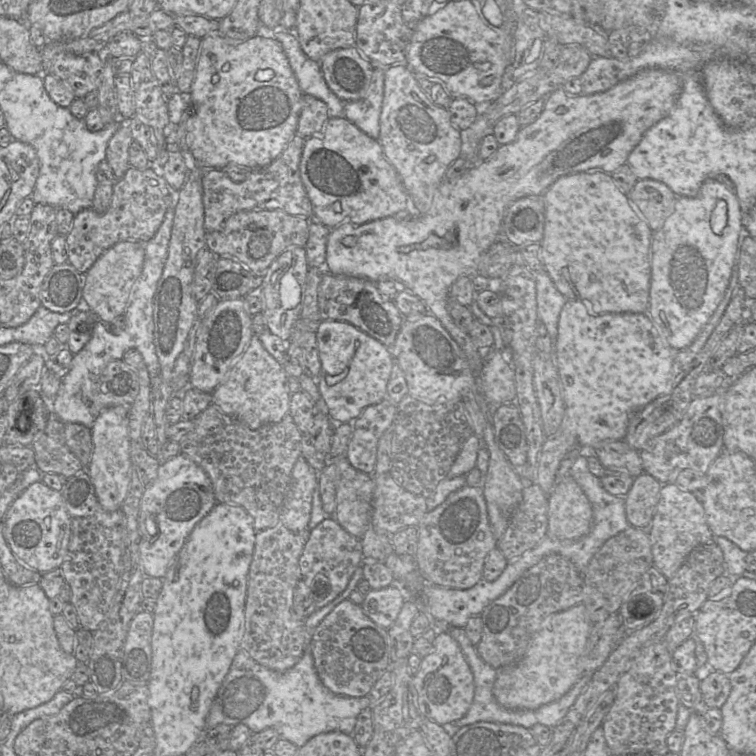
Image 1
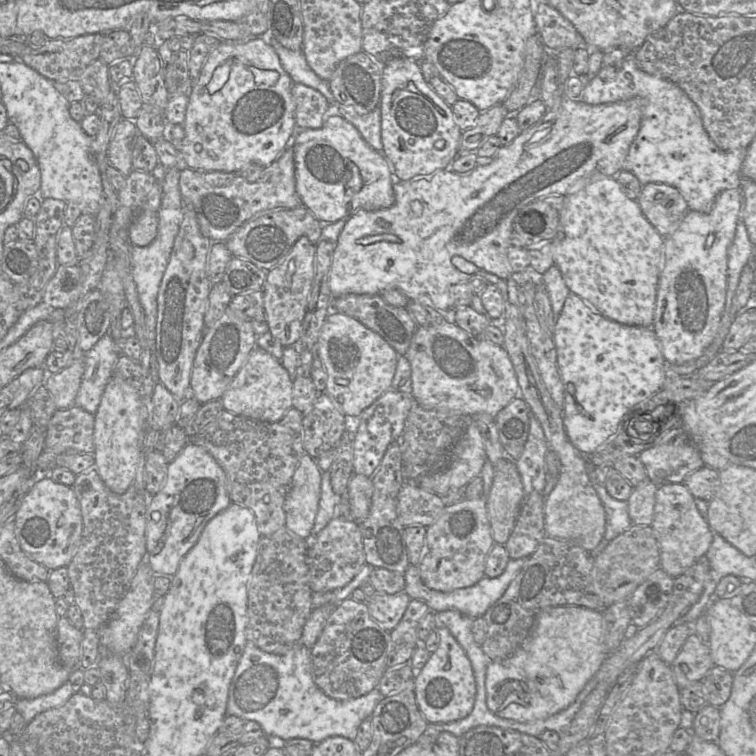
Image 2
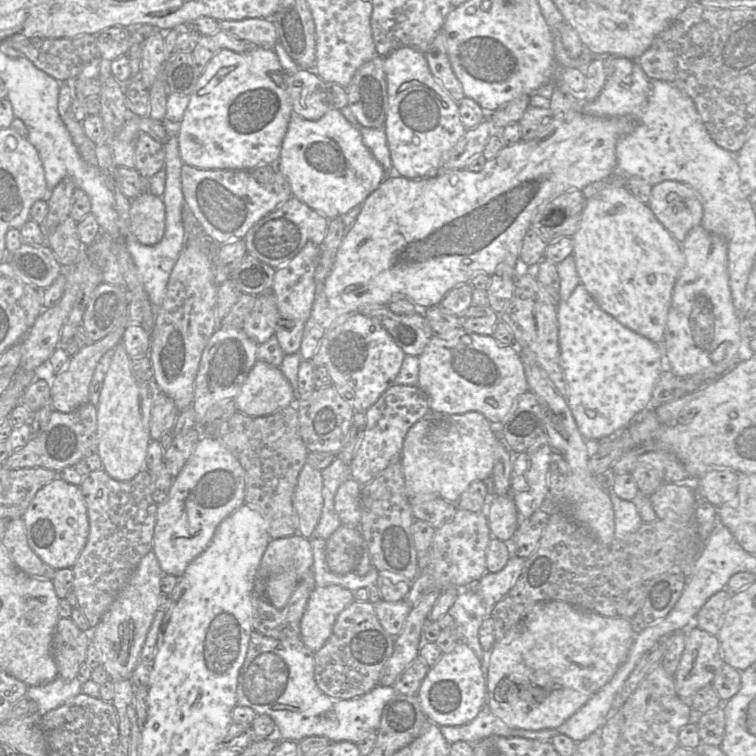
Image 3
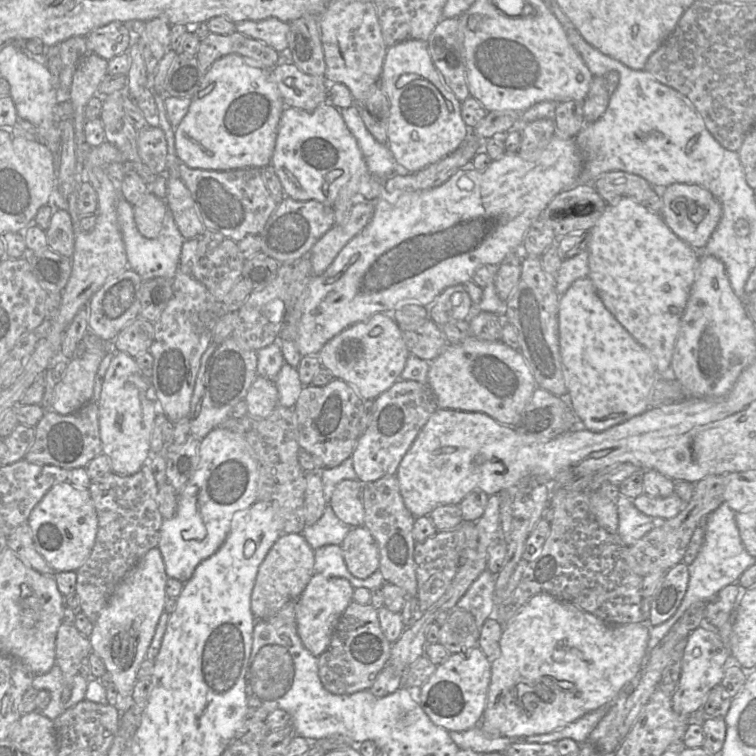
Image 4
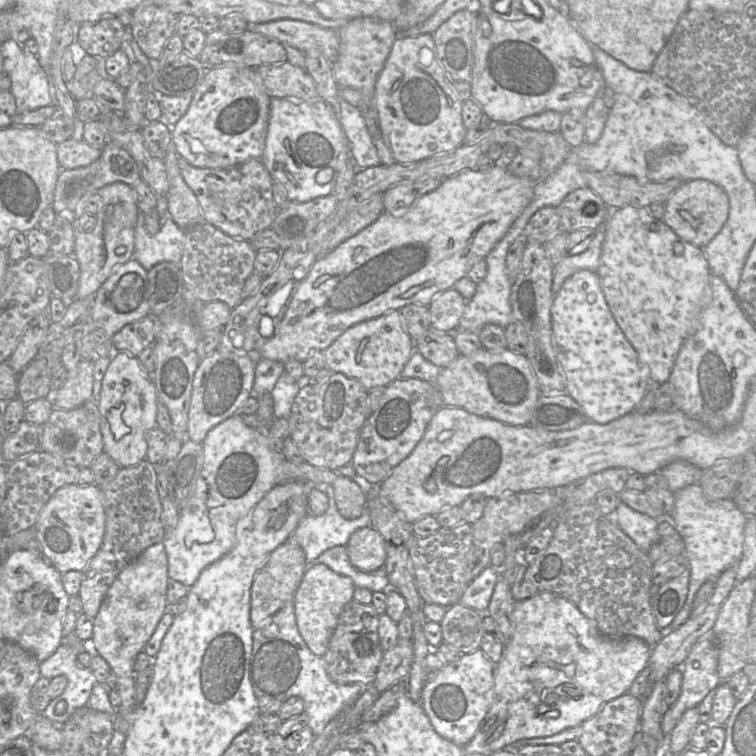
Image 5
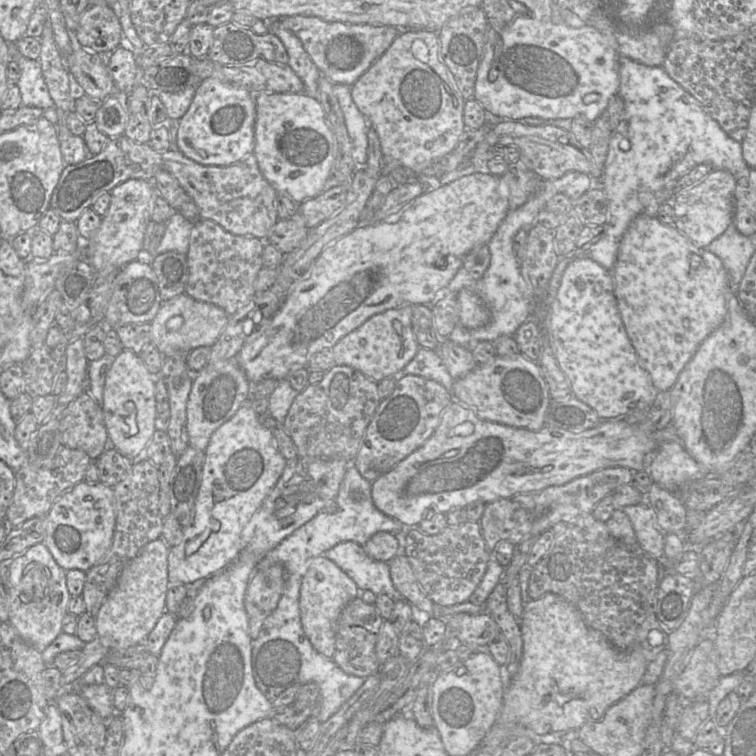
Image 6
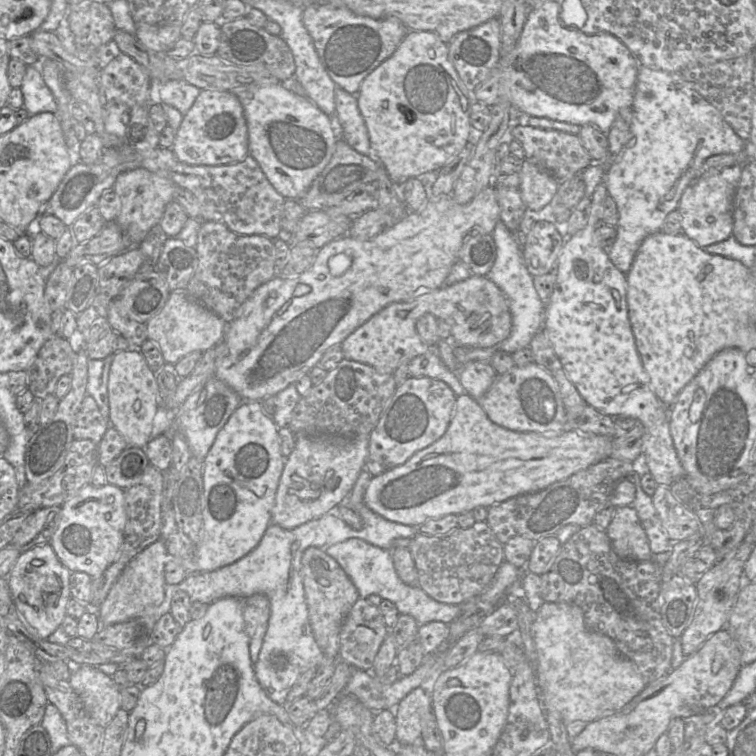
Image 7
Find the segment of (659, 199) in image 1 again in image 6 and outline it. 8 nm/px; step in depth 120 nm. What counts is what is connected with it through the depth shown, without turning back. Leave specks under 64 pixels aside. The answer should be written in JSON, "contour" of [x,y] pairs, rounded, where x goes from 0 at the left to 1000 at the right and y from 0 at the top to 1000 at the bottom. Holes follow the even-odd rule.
{"contour":[[[943,224],[927,239],[893,257],[886,267],[893,282],[892,299],[922,327],[934,328],[954,312],[968,295],[970,258],[975,239],[958,224]]]}

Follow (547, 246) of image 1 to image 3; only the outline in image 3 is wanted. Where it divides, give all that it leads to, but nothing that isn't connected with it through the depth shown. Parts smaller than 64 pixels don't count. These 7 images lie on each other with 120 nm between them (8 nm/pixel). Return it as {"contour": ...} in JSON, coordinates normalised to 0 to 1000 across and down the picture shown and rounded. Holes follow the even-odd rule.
{"contour":[[[802,243],[787,259],[776,263],[767,300],[757,315],[757,337],[769,374],[791,403],[824,431],[874,456],[890,380],[906,348],[901,321],[872,294],[857,270],[843,263],[827,243]]]}

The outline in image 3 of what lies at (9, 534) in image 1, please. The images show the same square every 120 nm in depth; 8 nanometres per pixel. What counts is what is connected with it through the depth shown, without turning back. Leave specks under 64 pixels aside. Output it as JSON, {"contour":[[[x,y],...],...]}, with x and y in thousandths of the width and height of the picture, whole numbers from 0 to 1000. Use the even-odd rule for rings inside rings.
{"contour":[[[74,632],[54,646],[30,681],[40,724],[73,754],[95,751],[118,710],[115,671],[106,643]]]}

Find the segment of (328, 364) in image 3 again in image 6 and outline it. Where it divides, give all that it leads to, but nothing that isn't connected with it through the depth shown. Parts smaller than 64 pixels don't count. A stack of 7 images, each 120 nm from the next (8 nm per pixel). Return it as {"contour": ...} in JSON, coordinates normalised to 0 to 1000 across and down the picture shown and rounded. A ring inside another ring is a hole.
{"contour":[[[536,403],[497,415],[455,444],[439,460],[443,481],[463,484],[497,507],[526,499],[556,460],[545,437],[546,405]]]}

